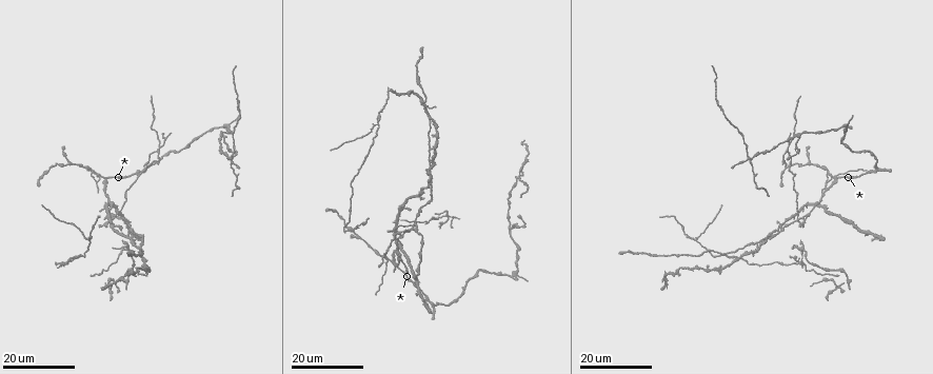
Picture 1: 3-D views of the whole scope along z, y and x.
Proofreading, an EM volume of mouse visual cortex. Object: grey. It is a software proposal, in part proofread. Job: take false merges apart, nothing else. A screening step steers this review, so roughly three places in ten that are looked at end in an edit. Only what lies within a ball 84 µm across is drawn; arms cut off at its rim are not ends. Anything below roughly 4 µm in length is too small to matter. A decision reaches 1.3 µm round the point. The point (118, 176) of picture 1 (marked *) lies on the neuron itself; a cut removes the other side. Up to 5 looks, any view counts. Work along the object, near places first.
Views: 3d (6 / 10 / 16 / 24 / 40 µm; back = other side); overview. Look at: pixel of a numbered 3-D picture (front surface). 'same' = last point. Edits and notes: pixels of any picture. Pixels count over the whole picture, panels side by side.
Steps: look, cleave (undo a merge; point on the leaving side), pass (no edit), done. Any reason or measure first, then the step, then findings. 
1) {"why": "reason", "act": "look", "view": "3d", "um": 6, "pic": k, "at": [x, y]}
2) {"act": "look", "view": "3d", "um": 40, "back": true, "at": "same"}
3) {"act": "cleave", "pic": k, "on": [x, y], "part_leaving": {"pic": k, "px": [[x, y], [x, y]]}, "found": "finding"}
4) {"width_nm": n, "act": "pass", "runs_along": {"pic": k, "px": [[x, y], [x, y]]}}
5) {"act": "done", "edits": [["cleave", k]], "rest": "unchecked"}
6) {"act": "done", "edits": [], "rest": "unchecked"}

{"why": "three-way junction", "act": "look", "view": "3d", "um": 24, "pic": 1, "at": [402, 235]}

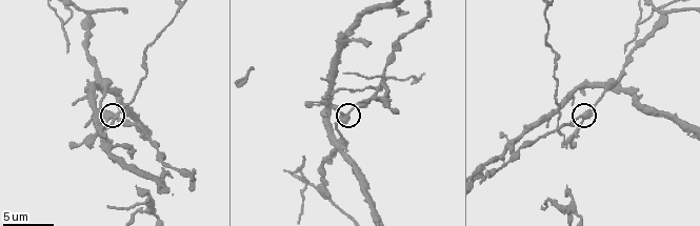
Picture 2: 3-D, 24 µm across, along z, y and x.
{"why": "closer look", "act": "look", "view": "3d", "um": 10, "pic": 2, "at": [110, 118]}

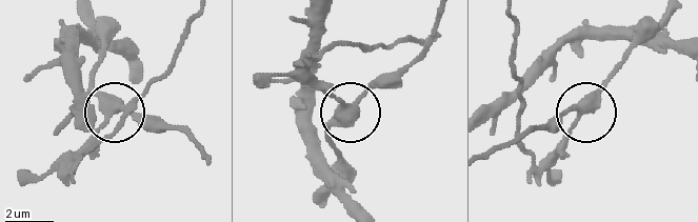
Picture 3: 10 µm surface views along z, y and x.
{"act": "pass", "runs_along": {"pic": 3, "px": [[667, 13], [555, 149]]}, "found": "one neuron here"}

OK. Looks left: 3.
{"why": "arms part here", "act": "look", "view": "3d", "um": 6, "pic": 2, "at": [383, 99]}

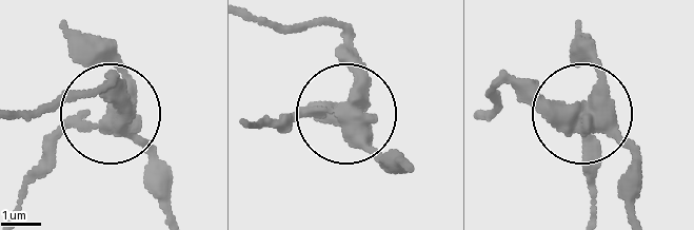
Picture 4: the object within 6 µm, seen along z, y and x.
{"act": "look", "view": "3d", "um": 6, "back": true, "pic": 4, "at": [103, 123]}

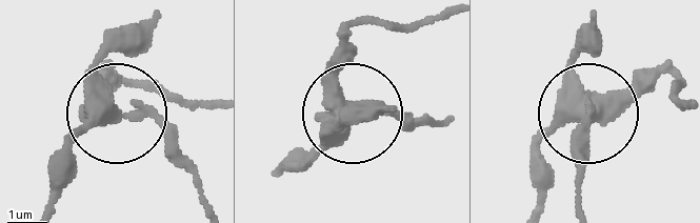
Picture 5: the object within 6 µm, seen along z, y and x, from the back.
{"width_nm": 370, "act": "cleave", "pic": 5, "on": [176, 150], "part_leaving": {"pic": 5, "px": [[137, 118], [160, 128], [203, 208]]}, "found": "two neurons meet here"}

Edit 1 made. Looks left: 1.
{"act": "done", "edits": [["cleave", 5]], "rest": "unchecked"}

